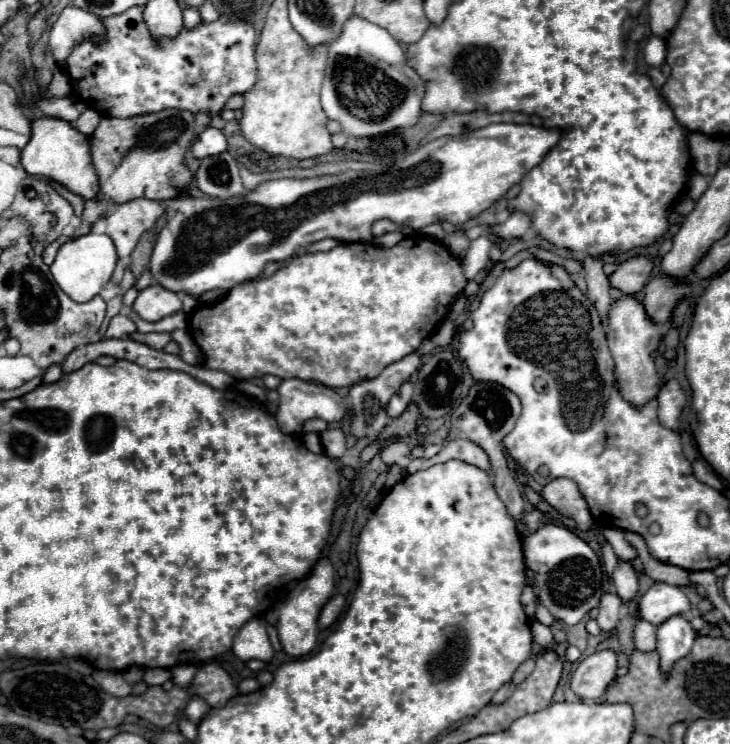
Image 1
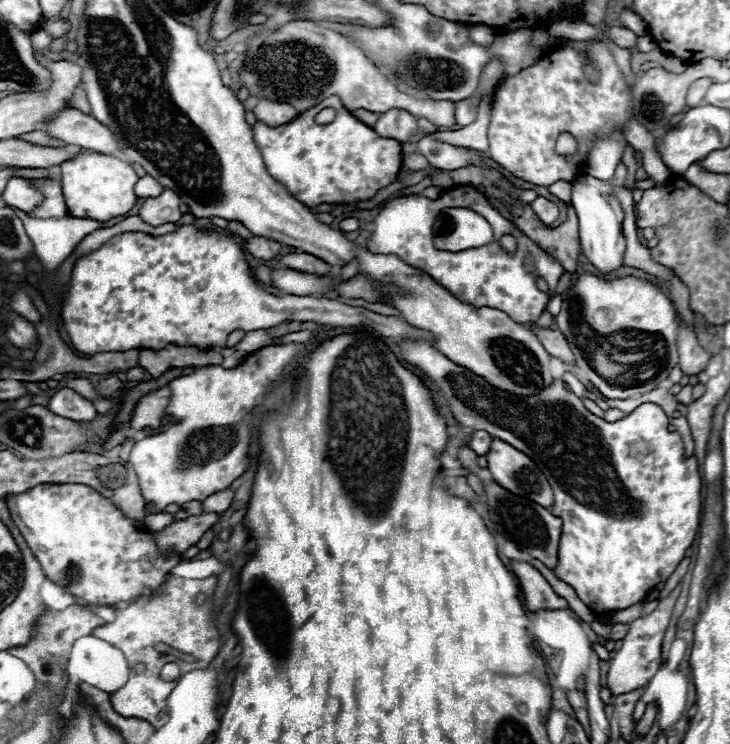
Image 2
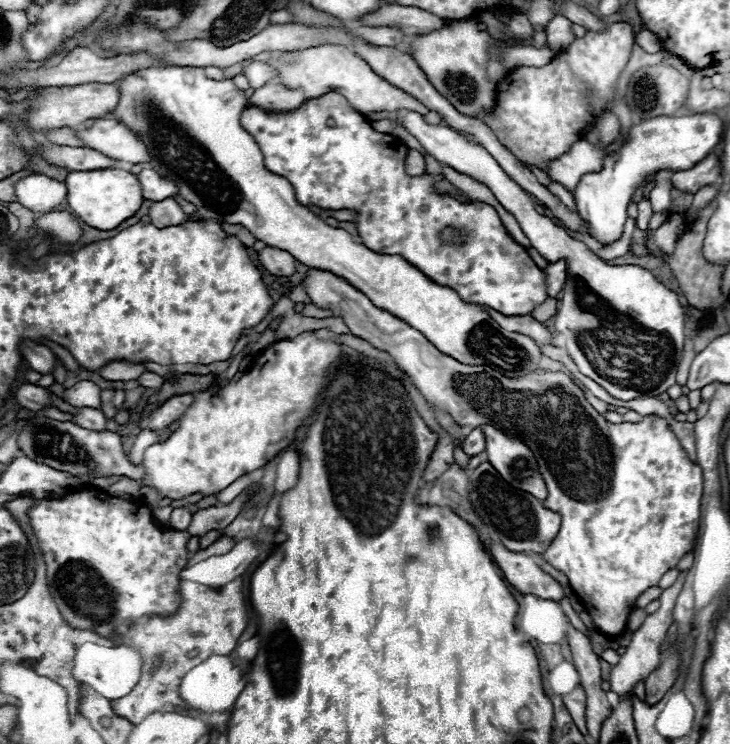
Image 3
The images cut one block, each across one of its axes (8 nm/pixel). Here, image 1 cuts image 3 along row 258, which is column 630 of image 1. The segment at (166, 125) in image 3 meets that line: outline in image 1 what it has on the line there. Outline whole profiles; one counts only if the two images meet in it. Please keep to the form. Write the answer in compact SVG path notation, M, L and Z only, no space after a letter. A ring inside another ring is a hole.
M626 296L622 300L616 300L610 308L606 338L608 338L608 348L612 352L612 358L614 358L614 378L616 378L618 392L622 394L626 402L630 402L636 408L642 408L646 402L658 396L660 382L662 382L662 378L656 372L654 360L650 358L650 352L662 340L658 326L644 314L642 302L638 302L634 296Z

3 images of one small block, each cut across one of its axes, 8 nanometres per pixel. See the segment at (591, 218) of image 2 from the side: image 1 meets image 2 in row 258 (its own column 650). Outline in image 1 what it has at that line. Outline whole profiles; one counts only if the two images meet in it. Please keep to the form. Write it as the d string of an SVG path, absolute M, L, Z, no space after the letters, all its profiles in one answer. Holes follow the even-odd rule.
M656 582L642 598L640 598L640 614L644 620L648 620L654 626L660 626L672 616L686 614L690 610L688 596L678 588L670 584Z

